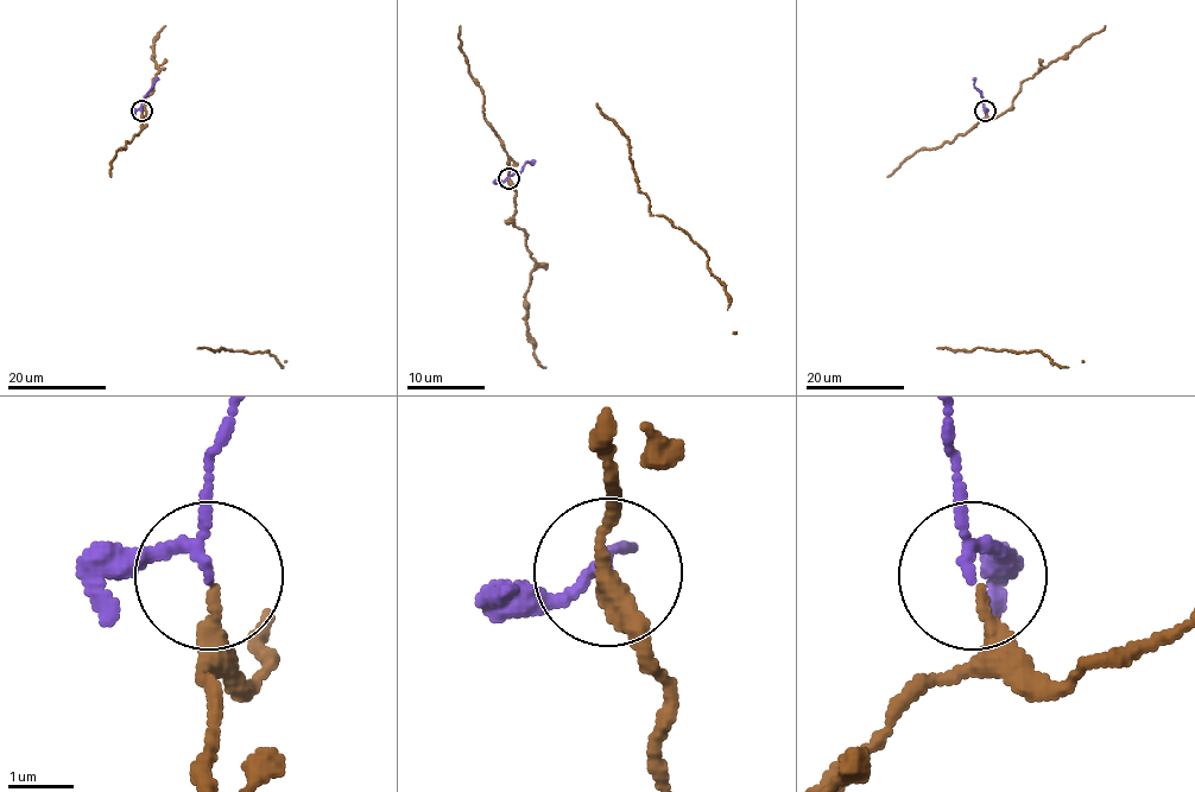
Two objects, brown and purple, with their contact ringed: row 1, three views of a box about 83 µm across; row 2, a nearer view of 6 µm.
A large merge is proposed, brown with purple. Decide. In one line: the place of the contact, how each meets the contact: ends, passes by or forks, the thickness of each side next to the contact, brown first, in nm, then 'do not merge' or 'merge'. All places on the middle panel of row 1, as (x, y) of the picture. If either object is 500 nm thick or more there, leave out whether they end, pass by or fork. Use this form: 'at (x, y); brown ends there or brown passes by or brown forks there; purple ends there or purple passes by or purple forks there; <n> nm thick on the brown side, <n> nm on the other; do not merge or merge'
at (509, 178); brown ends there; purple passes by; 240 nm thick on the brown side, 130 nm on the other; merge

